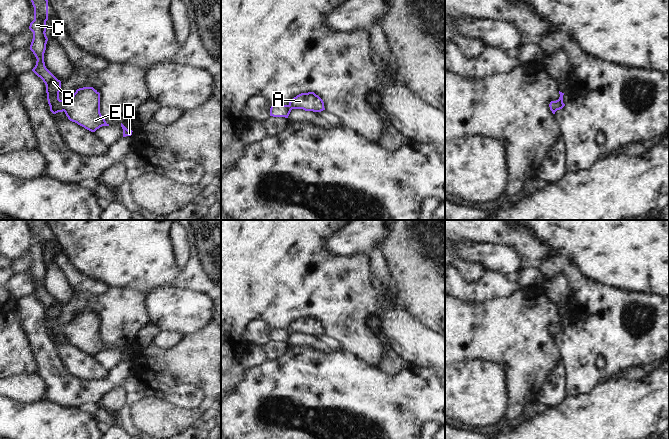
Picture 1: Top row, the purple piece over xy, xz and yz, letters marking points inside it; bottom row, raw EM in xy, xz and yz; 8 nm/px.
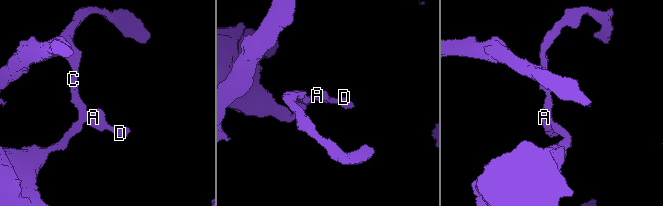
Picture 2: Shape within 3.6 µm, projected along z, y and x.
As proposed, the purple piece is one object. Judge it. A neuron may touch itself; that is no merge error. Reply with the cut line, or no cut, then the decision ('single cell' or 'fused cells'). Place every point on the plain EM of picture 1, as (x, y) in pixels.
cut none; single cell

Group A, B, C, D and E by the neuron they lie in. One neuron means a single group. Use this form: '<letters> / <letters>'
A B C D E

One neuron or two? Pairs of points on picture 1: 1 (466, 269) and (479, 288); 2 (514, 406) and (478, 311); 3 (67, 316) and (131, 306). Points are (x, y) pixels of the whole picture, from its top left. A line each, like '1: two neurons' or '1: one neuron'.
1: two neurons
2: one neuron
3: one neuron

